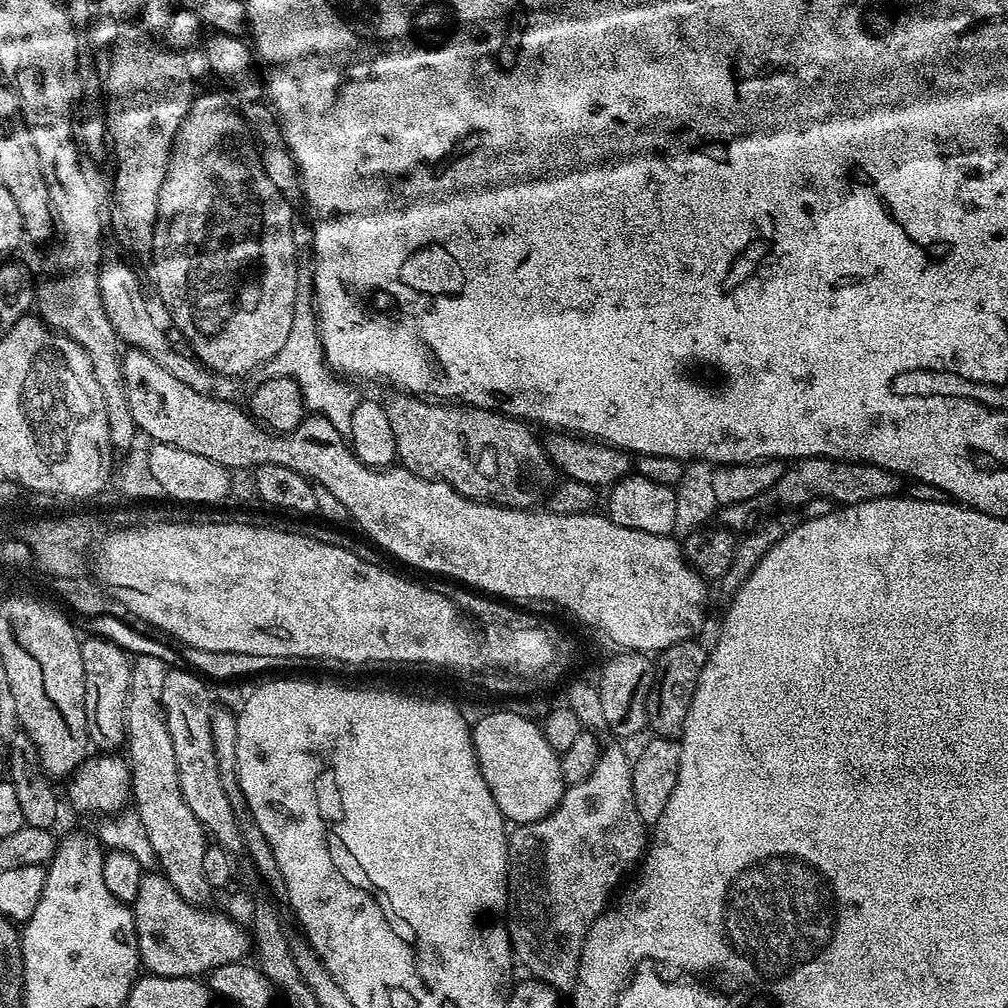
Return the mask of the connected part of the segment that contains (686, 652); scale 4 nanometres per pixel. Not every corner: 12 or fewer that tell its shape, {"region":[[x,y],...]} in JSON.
{"region":[[683,640],[659,653],[648,723],[678,738],[709,649]]}

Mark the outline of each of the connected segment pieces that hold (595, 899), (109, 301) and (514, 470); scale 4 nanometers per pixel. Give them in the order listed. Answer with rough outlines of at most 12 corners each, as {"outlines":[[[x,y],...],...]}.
{"outlines":[[[601,751],[511,829],[515,959],[561,994],[649,829],[632,760]],[[101,263],[103,309],[123,345],[140,349],[195,393],[241,399],[239,377],[209,372],[171,348],[137,276]],[[396,394],[399,463],[528,510],[557,483],[541,437],[489,408]]]}

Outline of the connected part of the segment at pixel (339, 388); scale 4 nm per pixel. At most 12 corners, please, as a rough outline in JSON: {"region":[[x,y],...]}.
{"region":[[311,283],[296,292],[286,346],[269,377],[288,376],[309,413],[348,433],[358,396],[325,361]]}

